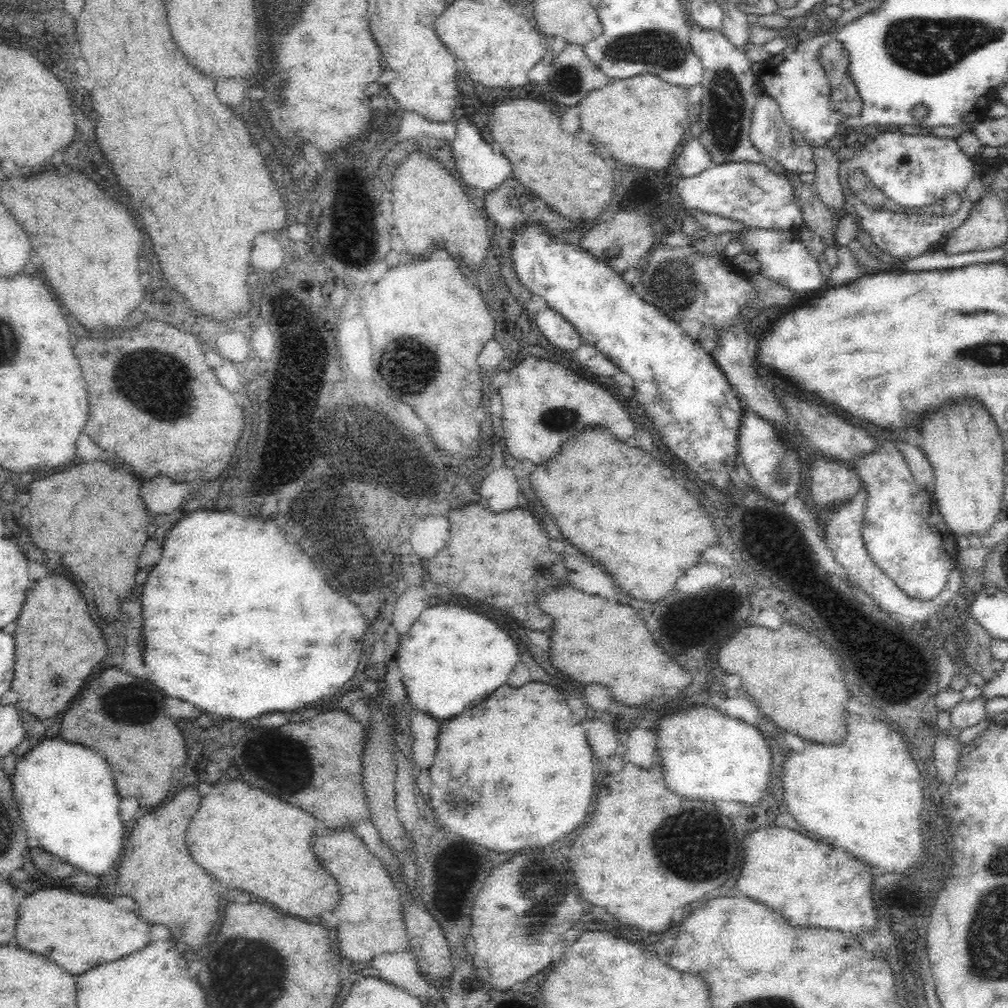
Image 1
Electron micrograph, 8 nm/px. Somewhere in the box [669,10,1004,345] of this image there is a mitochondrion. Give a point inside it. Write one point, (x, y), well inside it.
(909, 41)

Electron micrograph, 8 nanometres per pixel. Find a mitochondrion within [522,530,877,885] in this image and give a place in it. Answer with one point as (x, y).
(684, 838)

